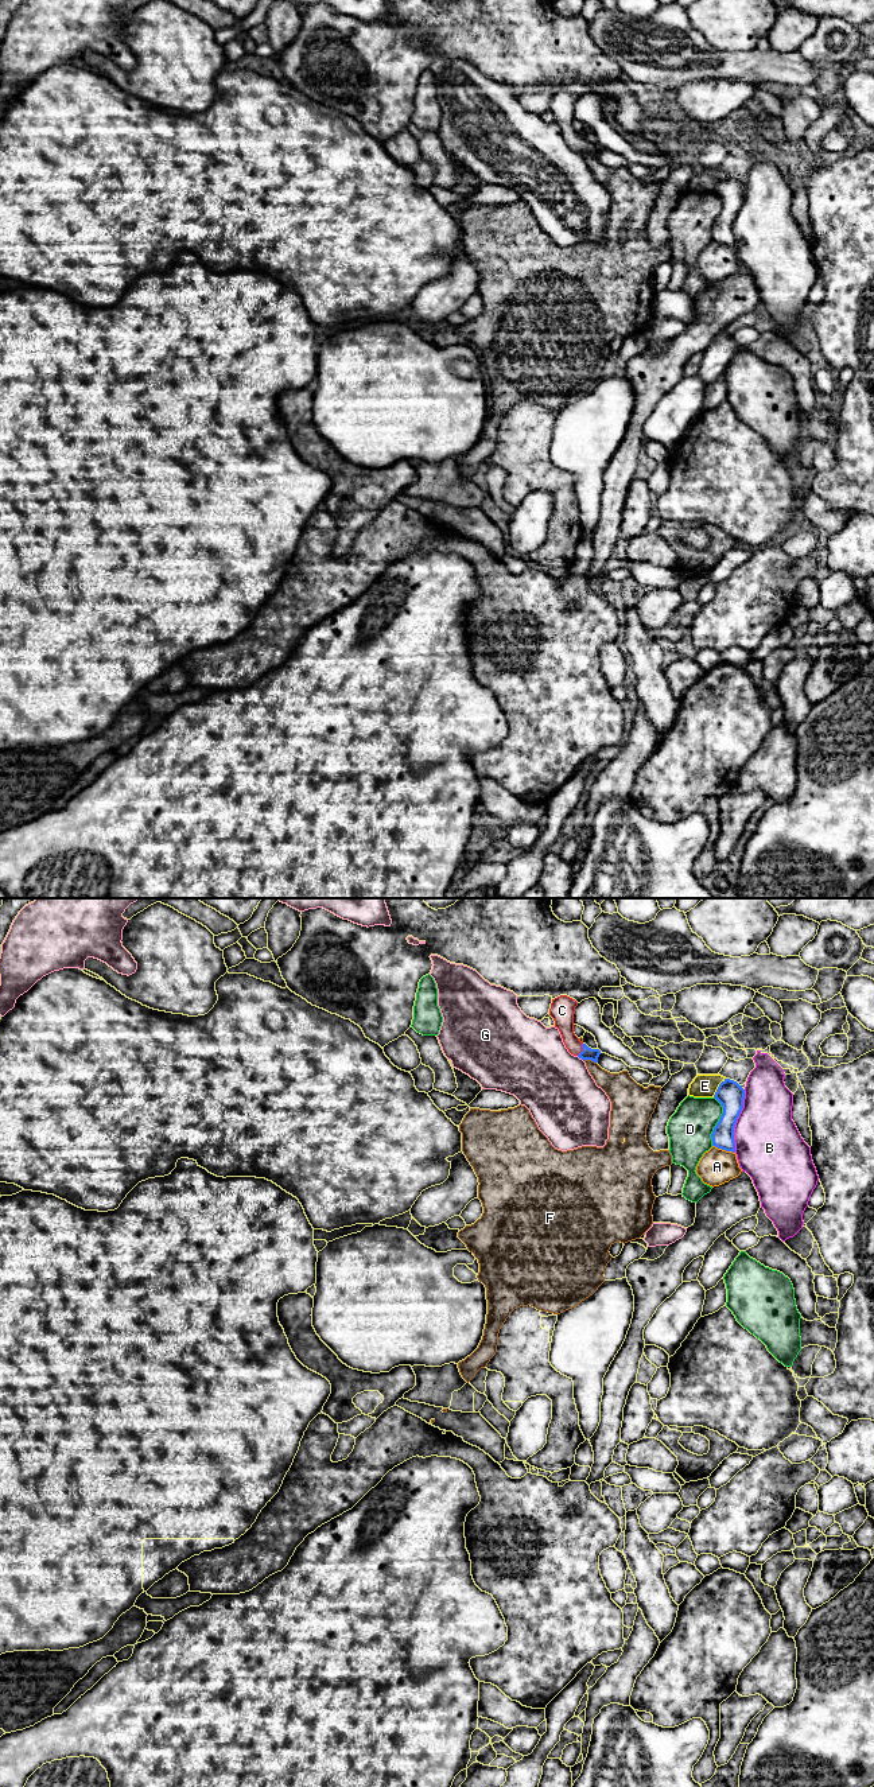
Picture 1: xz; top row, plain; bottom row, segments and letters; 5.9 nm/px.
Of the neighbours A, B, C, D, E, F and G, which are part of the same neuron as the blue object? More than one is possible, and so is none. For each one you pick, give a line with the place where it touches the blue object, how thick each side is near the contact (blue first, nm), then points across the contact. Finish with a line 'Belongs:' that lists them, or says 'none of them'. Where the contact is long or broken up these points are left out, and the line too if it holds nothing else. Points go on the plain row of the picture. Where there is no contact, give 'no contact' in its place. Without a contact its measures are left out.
C: xz (582, 144) | 80/130 nm | across xz (587, 148), (582, 144), (568, 132), (562, 108)
Belongs: C

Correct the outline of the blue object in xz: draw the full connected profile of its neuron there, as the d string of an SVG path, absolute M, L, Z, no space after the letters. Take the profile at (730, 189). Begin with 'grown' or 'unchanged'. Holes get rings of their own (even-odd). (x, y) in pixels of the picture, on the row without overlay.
unchanged; M725 174L714 193L722 199L723 209L711 229L712 241L735 248L734 222L743 203L745 184L737 176Z

